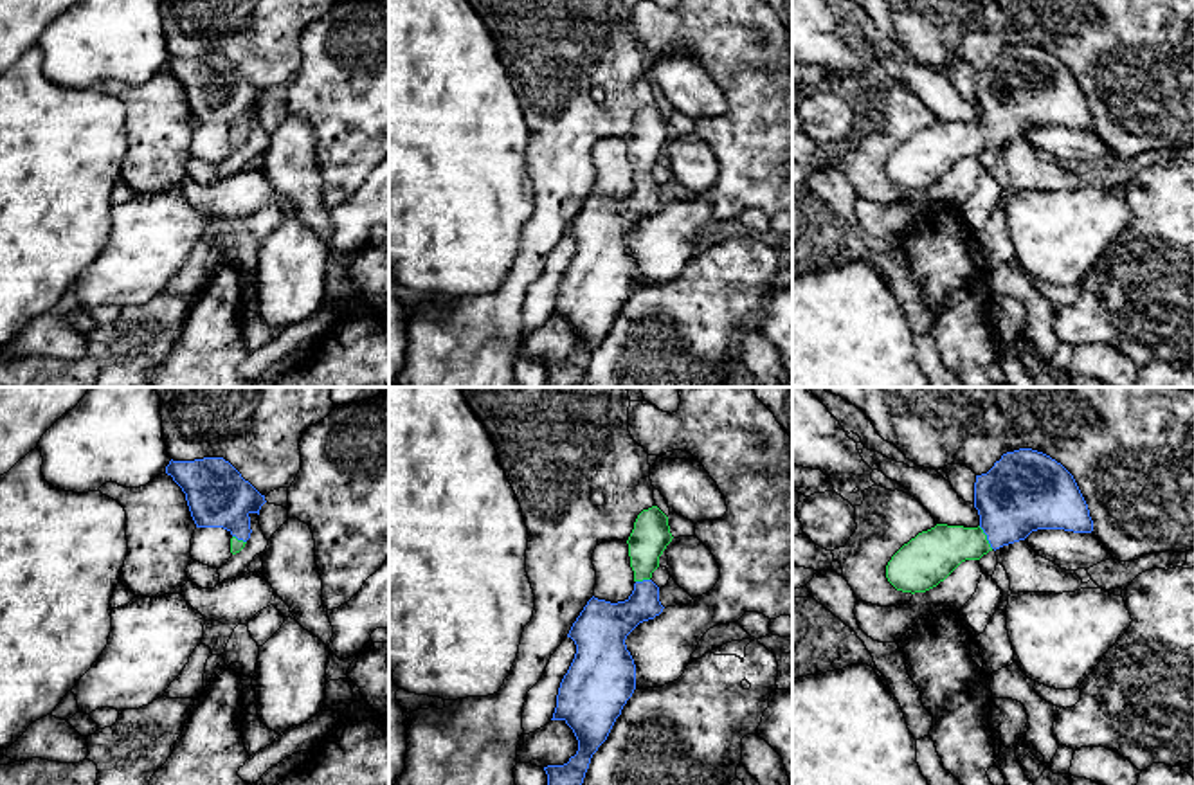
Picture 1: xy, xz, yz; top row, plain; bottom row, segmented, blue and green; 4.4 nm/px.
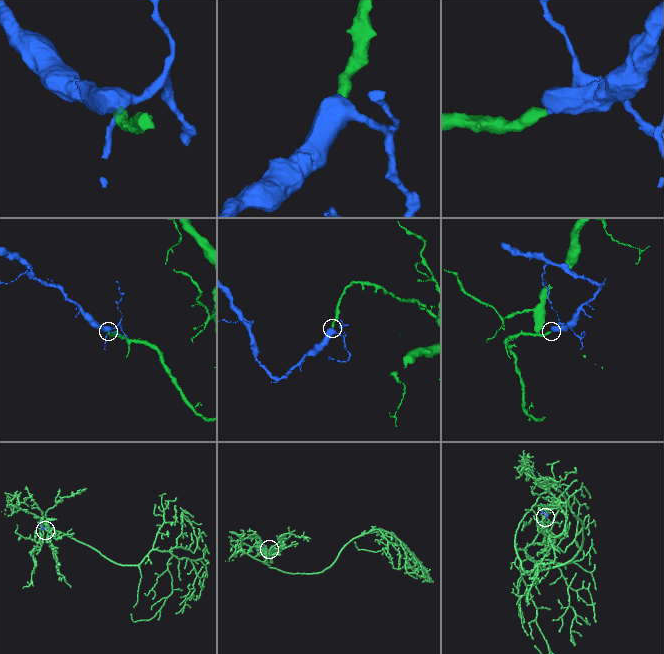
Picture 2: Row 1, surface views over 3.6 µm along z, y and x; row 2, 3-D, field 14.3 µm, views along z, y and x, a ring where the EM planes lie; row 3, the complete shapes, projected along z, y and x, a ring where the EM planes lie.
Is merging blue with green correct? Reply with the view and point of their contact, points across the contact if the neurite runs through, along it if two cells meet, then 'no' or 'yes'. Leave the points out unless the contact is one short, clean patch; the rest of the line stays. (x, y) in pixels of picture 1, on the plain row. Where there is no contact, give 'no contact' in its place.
contact yz (987, 134); way yz (1020, 90), (987, 134), (951, 141), (935, 150); yes

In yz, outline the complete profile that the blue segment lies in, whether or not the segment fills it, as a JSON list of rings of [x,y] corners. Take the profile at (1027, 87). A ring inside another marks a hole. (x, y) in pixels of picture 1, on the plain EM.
[[[1019,45],[1001,52],[974,79],[978,124],[936,121],[904,140],[886,175],[902,189],[926,189],[962,158],[1025,137],[1037,126],[1091,130],[1093,117],[1073,72],[1050,52]]]

